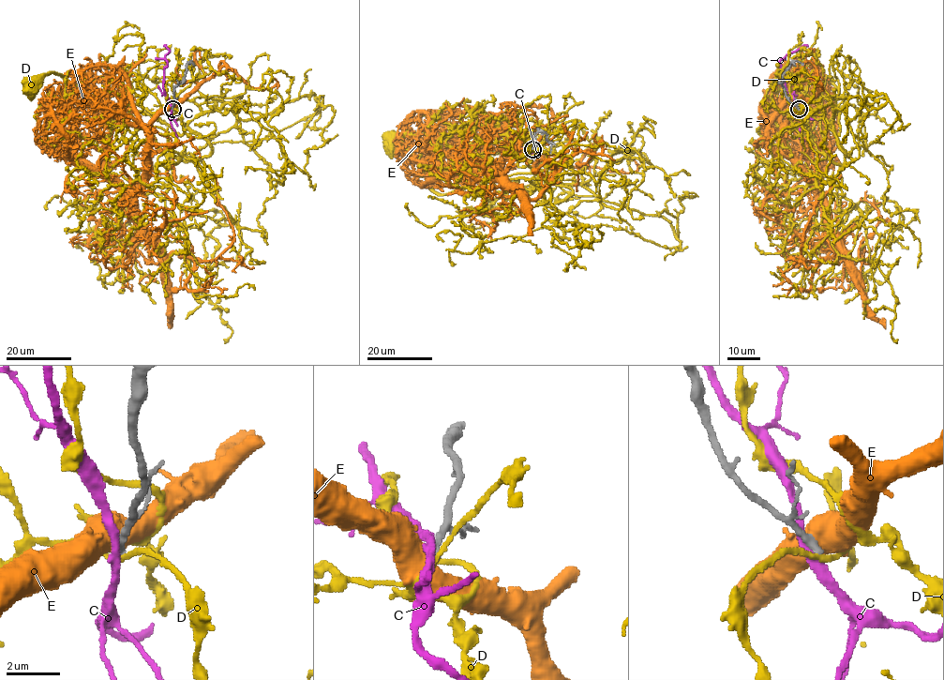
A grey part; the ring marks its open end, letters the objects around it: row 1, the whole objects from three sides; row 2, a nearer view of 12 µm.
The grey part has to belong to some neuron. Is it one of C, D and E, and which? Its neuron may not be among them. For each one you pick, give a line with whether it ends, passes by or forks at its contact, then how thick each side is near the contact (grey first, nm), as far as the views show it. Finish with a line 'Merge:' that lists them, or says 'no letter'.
Merge: no letter

